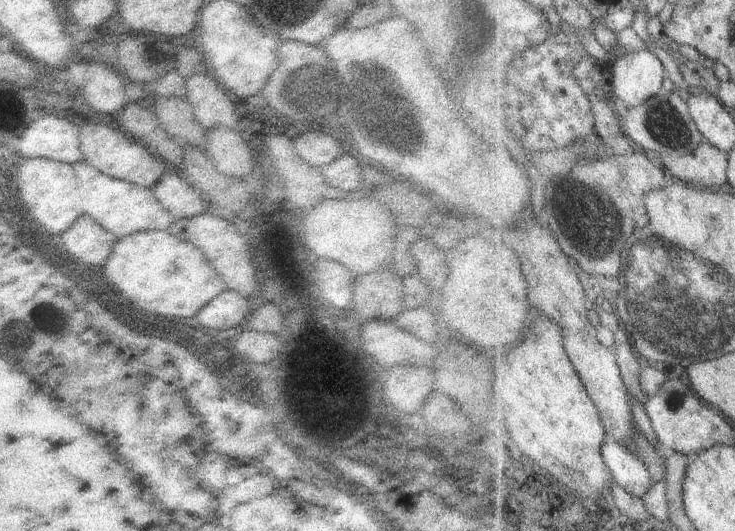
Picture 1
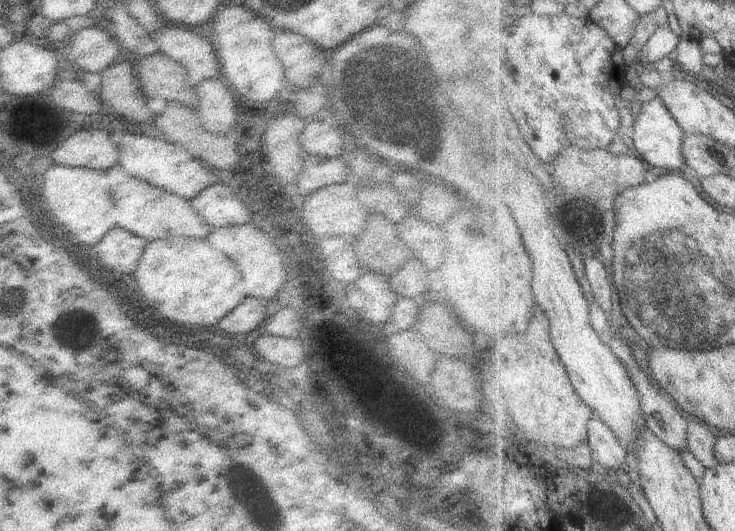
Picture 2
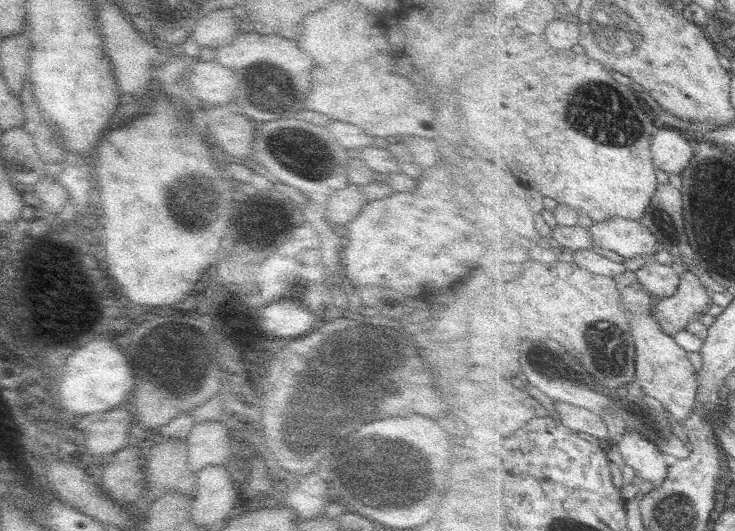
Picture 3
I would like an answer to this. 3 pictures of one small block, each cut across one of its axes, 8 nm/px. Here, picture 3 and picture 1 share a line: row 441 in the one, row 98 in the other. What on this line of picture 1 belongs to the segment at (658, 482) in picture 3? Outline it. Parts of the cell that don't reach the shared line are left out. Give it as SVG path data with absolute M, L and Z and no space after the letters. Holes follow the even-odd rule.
M629 47L610 62L609 73L612 95L631 108L655 98L663 91L663 80L667 78L663 63L655 54Z

